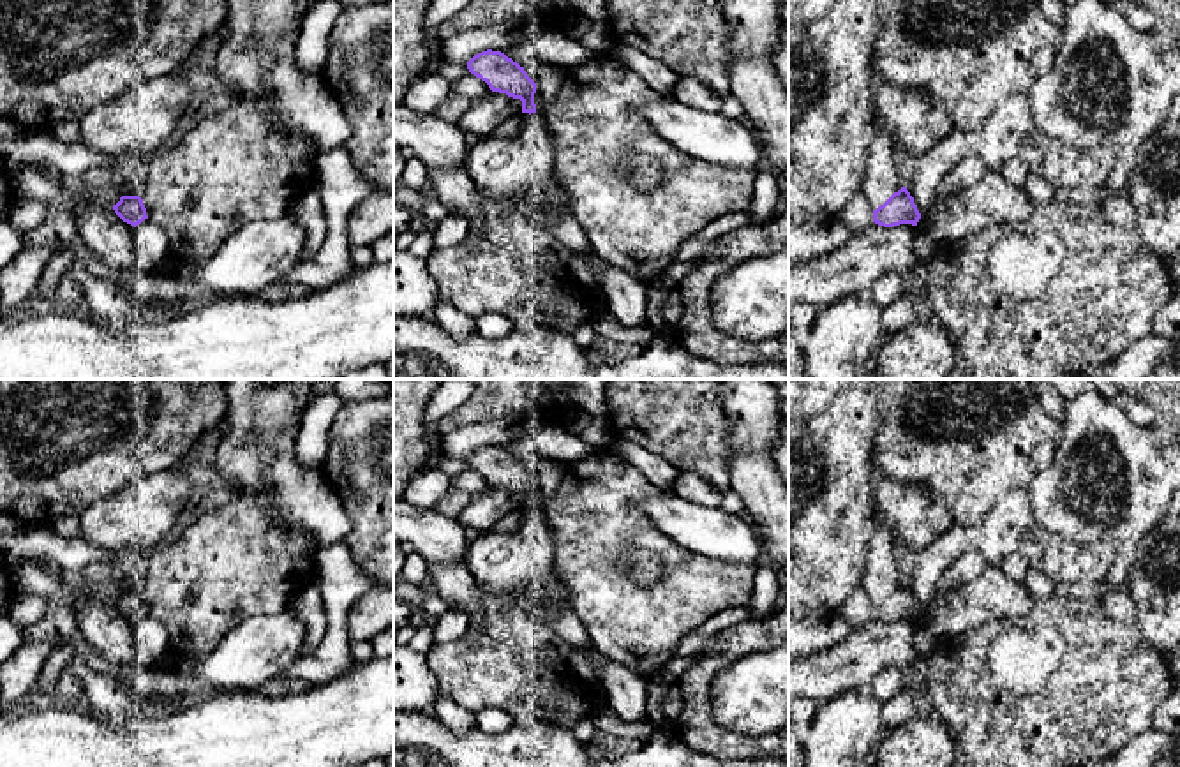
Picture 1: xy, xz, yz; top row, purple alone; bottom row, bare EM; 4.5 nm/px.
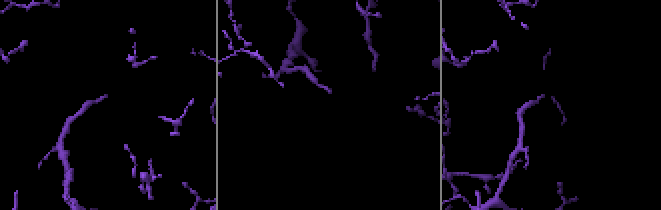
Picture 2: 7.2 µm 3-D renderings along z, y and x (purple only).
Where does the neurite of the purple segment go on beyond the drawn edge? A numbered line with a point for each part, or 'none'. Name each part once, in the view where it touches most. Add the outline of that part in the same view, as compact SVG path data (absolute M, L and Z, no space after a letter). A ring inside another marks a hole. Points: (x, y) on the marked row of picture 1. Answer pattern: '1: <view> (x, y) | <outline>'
1: xz (515, 173) | M545 113L522 116L524 123L515 136L476 139L469 146L466 171L503 215L538 213L554 238L591 257L607 309L621 326L633 331L647 324L647 284L603 263L573 213L547 197L557 180L554 139Z

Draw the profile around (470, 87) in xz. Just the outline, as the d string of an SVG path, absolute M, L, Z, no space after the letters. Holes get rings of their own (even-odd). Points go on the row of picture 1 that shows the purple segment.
M471 72L450 83L450 93L462 95L473 102L483 99L489 92L489 85Z

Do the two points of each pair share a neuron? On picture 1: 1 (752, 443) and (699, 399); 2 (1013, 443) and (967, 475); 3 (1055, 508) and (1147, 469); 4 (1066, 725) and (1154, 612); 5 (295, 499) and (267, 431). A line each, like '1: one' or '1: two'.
1: two
2: one
3: one
4: two
5: one

